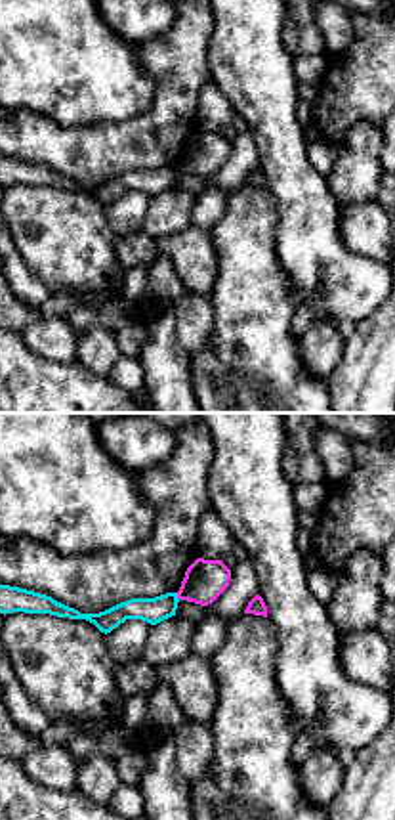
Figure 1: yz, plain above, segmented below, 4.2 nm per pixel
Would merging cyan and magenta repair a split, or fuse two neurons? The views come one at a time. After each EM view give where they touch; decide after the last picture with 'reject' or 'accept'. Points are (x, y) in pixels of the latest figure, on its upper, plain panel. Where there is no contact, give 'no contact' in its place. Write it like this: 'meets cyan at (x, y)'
meets cyan at (176, 169)

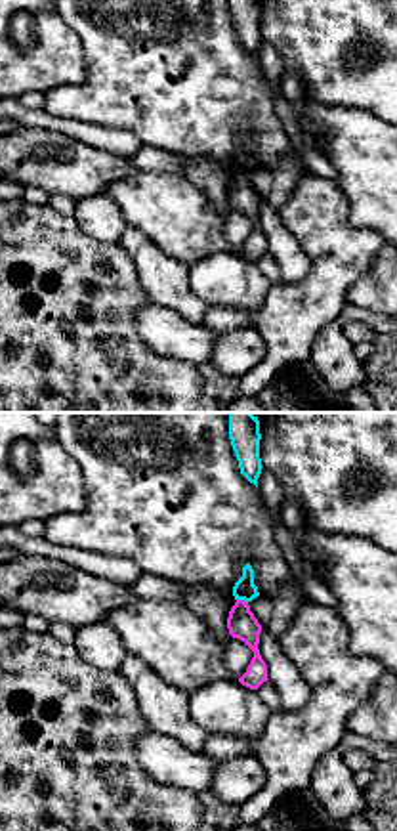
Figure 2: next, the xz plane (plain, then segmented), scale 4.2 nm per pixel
meets cyan at (243, 170)

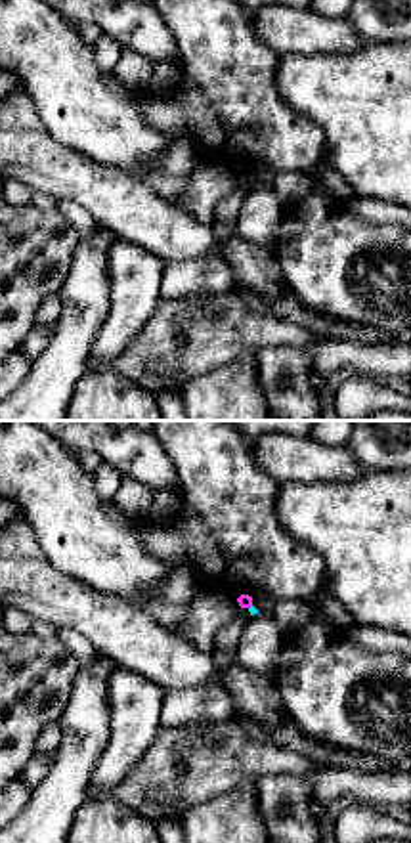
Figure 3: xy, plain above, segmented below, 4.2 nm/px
no contact

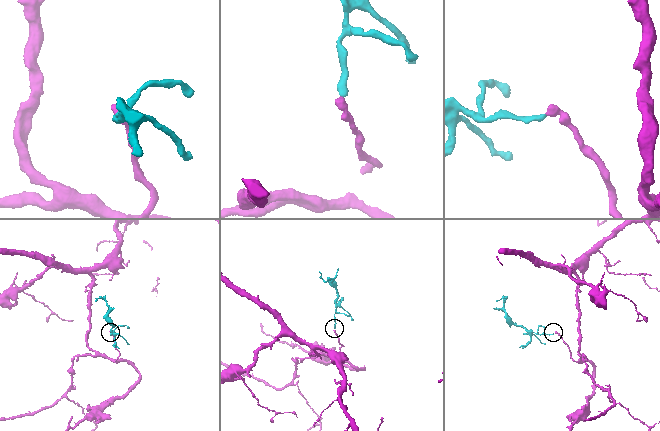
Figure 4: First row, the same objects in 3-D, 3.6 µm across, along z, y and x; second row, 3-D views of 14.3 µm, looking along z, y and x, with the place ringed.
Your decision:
reject

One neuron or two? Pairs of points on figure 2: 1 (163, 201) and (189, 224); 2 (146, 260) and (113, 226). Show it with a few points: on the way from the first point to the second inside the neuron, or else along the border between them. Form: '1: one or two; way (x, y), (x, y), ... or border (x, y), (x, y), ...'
1: one; way (168, 207), (184, 222)
2: two; border (128, 226), (117, 241)

